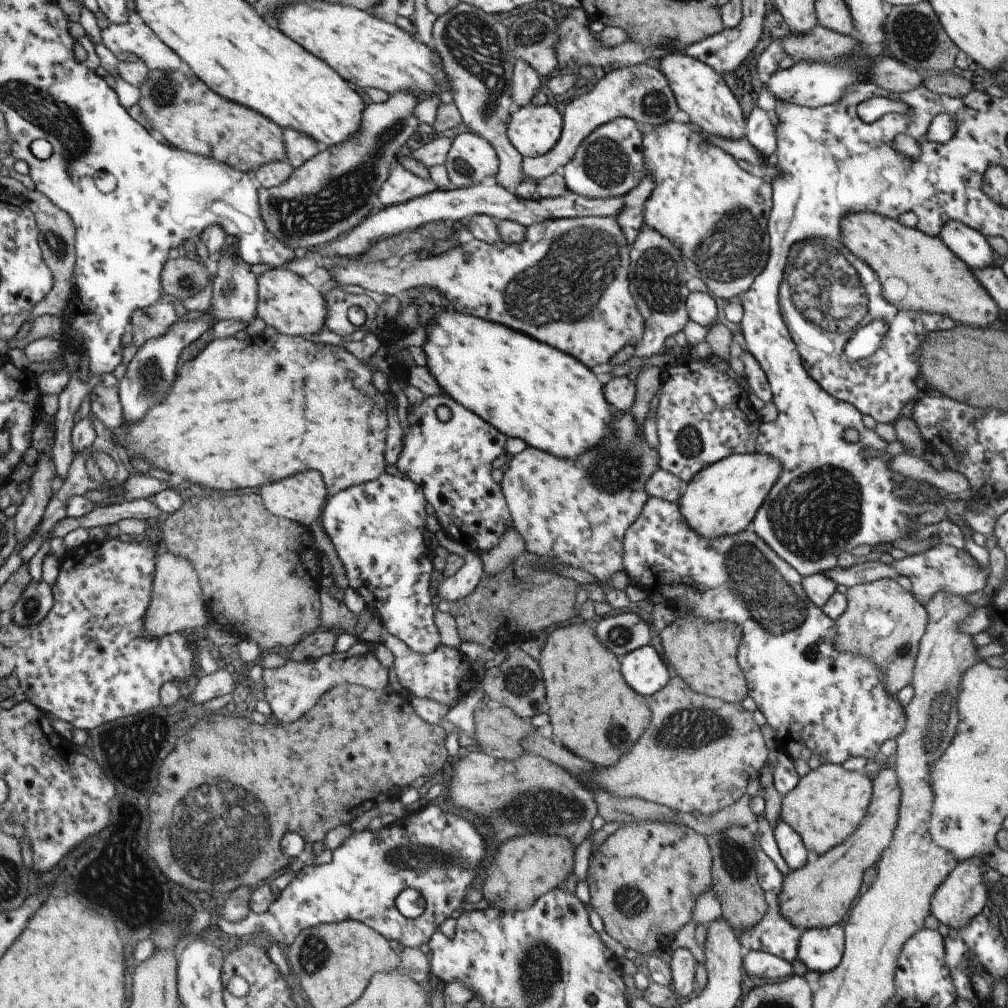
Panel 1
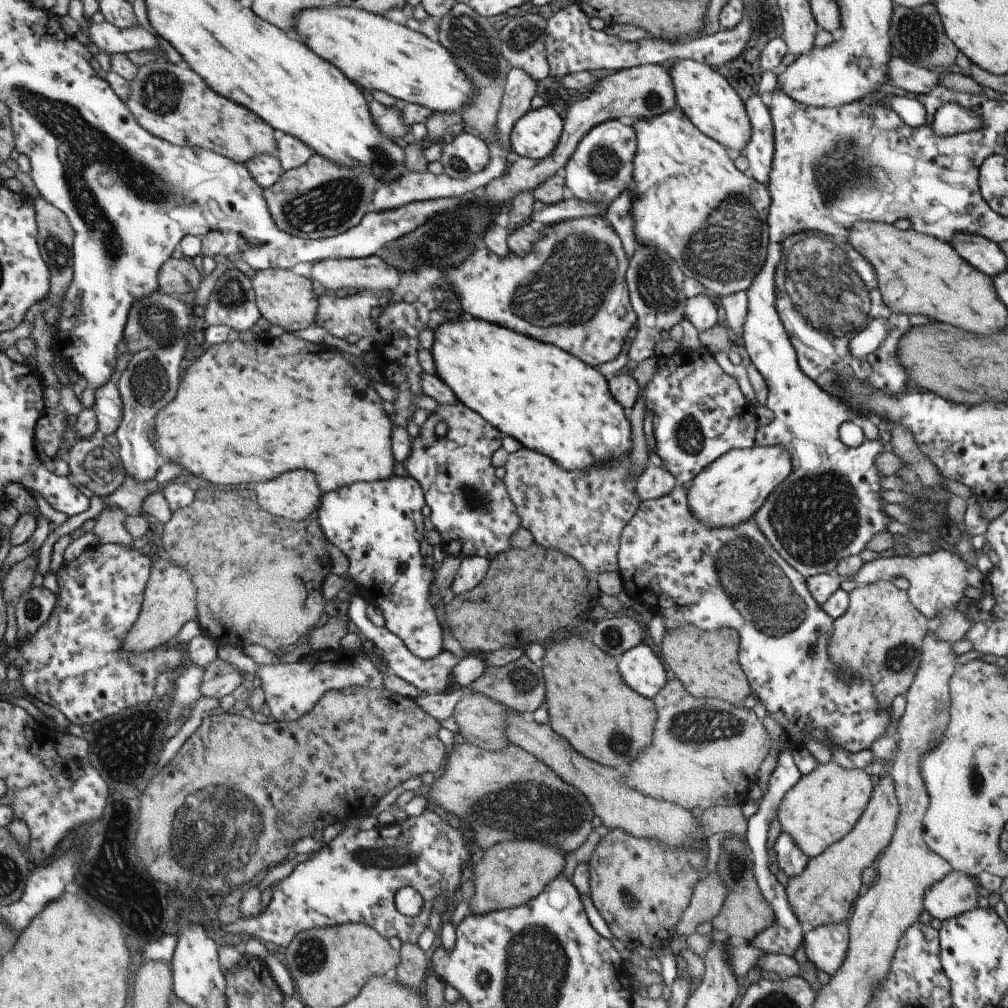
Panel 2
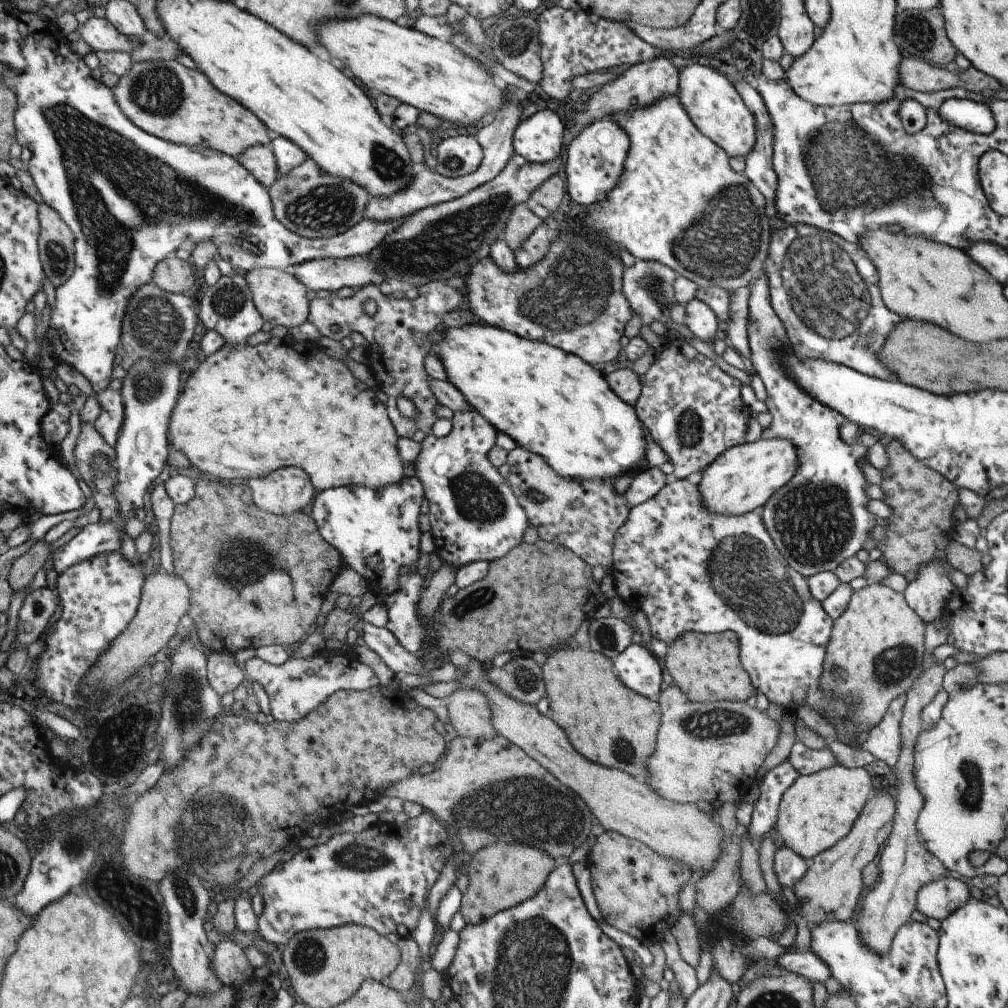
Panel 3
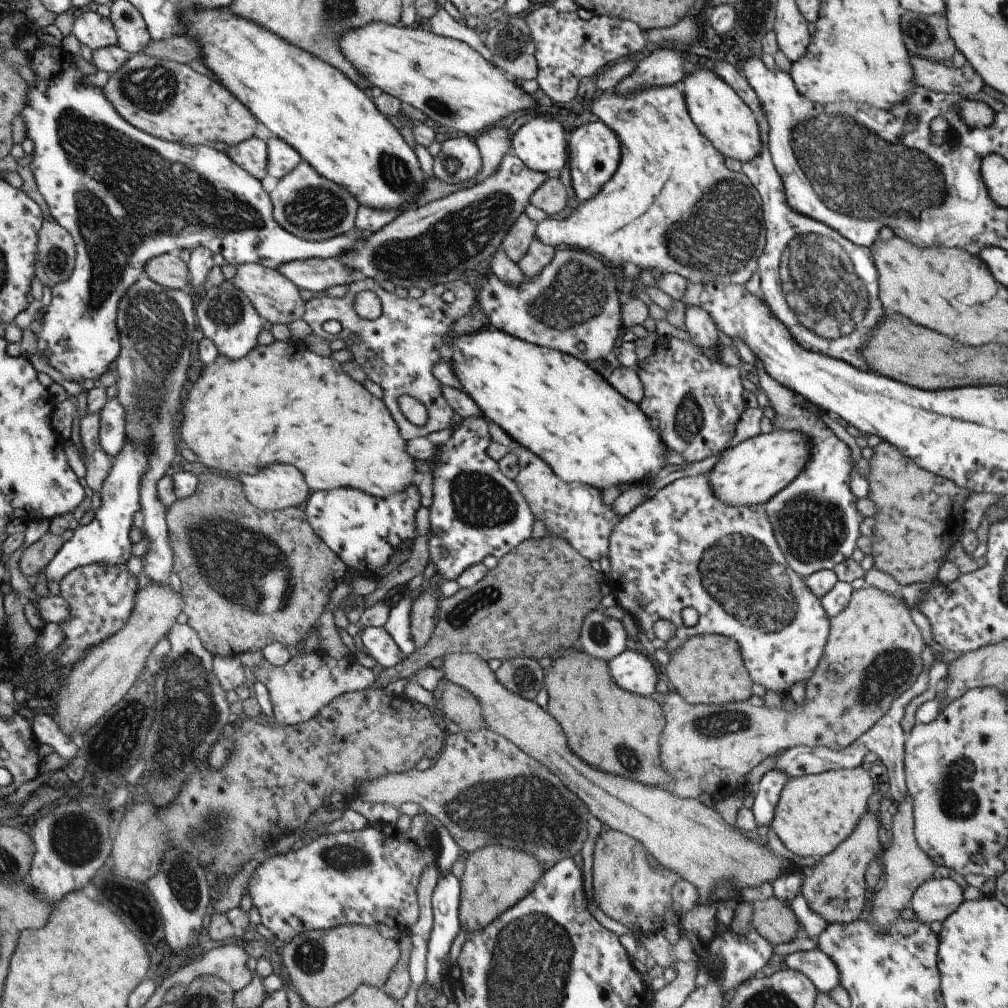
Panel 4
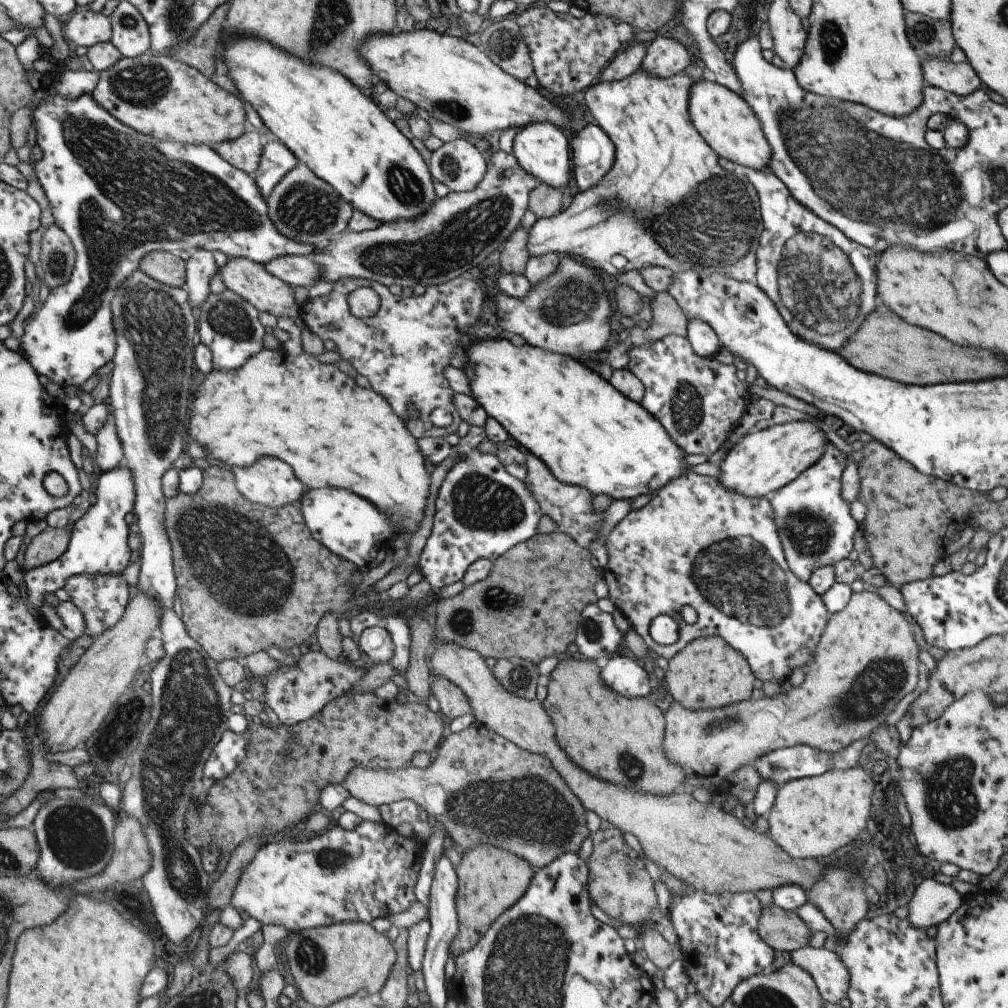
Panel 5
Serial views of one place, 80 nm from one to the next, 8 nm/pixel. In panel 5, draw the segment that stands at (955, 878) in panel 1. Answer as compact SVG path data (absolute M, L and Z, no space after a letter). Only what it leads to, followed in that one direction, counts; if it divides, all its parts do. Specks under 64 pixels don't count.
M928 875L912 891L906 919L918 929L941 924L962 901L950 884L939 883Z

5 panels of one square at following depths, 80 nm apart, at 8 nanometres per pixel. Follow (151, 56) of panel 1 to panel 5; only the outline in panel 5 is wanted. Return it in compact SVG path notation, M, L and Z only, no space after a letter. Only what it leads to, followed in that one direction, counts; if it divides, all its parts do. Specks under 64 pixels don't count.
M81 10L72 13L66 26L65 39L69 46L90 46L110 42L111 18L100 12Z

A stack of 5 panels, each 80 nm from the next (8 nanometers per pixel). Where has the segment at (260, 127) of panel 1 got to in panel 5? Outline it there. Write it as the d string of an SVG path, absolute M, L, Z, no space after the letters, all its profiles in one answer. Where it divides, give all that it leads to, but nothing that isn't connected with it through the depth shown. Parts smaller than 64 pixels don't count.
M145 52L133 58L122 56L115 65L110 66L108 69L99 71L99 79L91 94L92 97L96 99L96 101L100 103L106 111L109 111L109 114L112 114L119 122L124 123L125 126L132 128L135 132L141 133L142 135L149 135L157 141L173 141L181 143L182 145L204 144L214 147L220 145L222 142L236 139L248 129L245 111L243 110L243 106L241 106L241 102L239 102L239 98L235 98L235 96L233 96L233 94L229 94L227 90L215 85L215 83L210 81L204 74L195 70L192 66L175 60L173 57L168 57L167 55L153 56L149 52Z

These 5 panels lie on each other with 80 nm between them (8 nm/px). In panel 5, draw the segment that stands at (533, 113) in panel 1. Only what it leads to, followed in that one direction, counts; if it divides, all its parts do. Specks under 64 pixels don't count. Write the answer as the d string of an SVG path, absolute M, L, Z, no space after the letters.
M530 122L516 132L512 140L512 155L518 165L532 174L541 184L561 188L567 183L570 164L570 146L566 132L550 122Z

